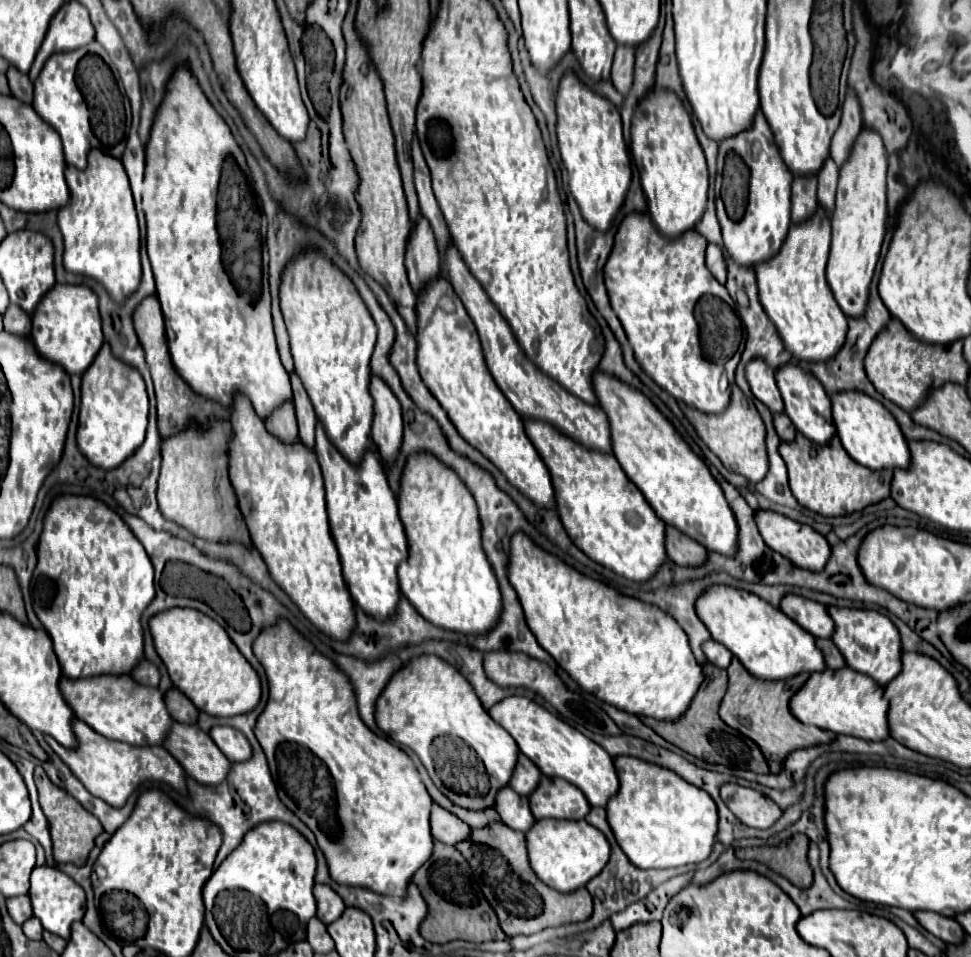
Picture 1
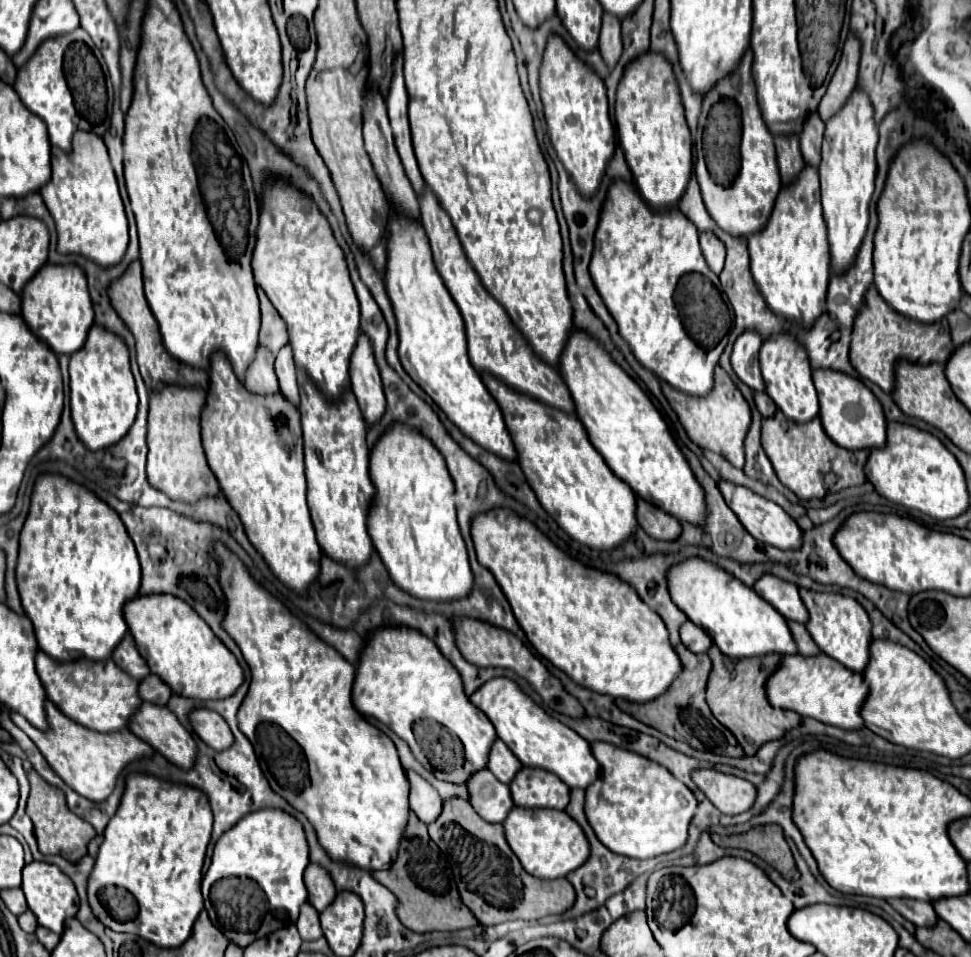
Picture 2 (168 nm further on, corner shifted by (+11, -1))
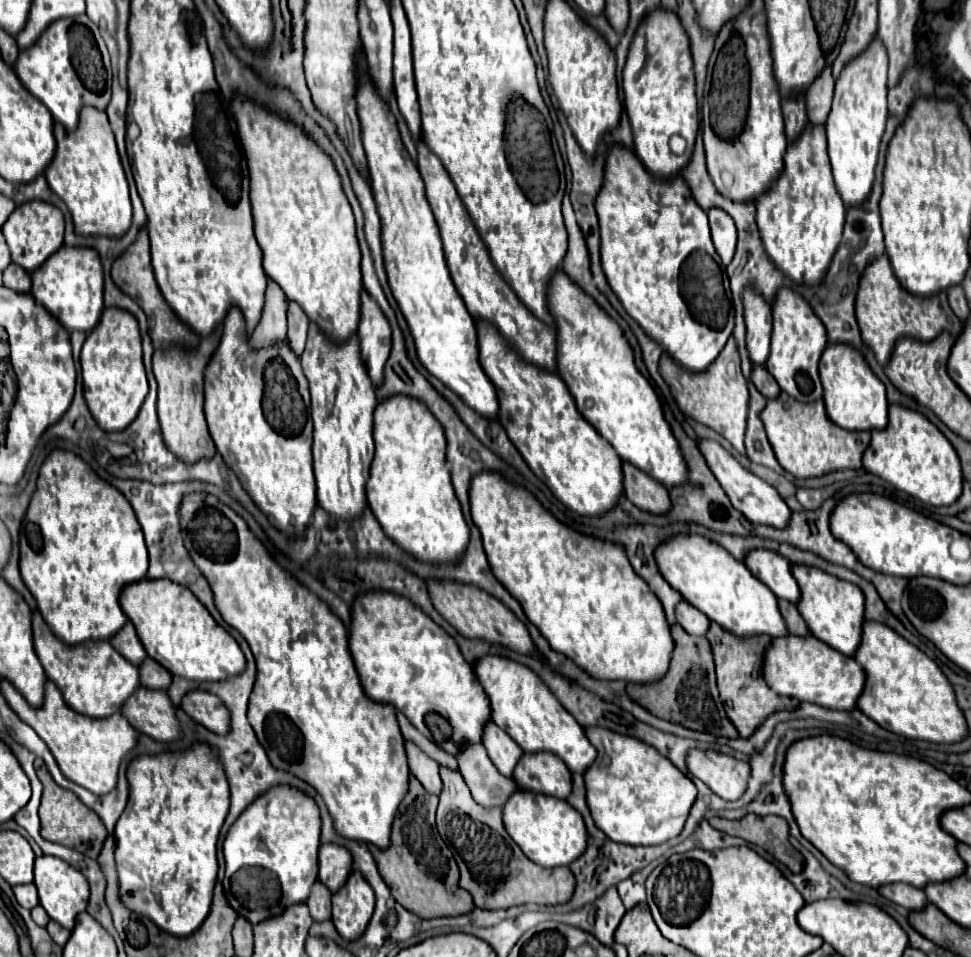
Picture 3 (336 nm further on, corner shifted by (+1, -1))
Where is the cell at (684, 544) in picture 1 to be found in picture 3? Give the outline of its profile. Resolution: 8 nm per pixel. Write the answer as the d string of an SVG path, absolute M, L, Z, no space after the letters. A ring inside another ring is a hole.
M621 461L621 467L623 467L623 491L631 503L649 513L669 511L669 493L665 485L661 485L657 479L649 477L647 473L643 473L641 469L627 461Z

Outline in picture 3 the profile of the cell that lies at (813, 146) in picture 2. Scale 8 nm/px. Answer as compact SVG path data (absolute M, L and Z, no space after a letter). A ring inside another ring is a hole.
M827 65L807 89L807 117L811 123L825 123L833 101L833 85L835 79L831 75L831 67Z

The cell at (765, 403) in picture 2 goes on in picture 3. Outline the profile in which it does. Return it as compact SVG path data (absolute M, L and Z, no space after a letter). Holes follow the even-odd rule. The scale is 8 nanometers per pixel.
M765 365L753 367L753 371L751 371L751 381L753 381L753 385L755 385L767 399L777 397L779 385L777 385L777 381L769 375L769 371L765 369Z

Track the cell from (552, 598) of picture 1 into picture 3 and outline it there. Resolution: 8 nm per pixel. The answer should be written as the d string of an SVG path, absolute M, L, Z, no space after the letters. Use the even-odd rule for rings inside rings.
M497 471L477 473L471 479L469 503L495 577L517 597L529 621L555 651L573 659L589 675L609 681L657 681L669 669L669 653L673 651L669 623L655 593L633 571L623 545L583 535L559 523L525 487L505 481Z

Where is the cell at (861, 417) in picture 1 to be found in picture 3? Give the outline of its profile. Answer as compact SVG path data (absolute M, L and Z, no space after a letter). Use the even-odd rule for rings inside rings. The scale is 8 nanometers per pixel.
M845 343L827 345L819 361L819 375L823 383L823 401L831 421L849 431L875 427L883 429L887 425L889 403L885 397L885 385L877 379L877 375L871 371L871 367L857 349Z

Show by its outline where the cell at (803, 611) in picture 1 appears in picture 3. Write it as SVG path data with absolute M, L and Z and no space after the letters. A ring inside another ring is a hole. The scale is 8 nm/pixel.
M751 549L745 555L743 563L777 597L787 599L791 603L799 601L799 587L793 579L791 565L783 555L779 555L775 551L769 551L769 549Z

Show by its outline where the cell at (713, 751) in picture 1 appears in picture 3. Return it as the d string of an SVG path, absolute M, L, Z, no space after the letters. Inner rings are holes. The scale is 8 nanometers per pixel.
M671 625L671 635L675 641L675 649L671 655L669 671L655 683L627 683L627 693L633 701L643 705L659 719L667 719L671 723L681 723L689 729L707 731L719 737L739 737L737 729L725 715L723 703L719 699L717 683L715 683L715 665L713 653L707 637L695 637L685 633L681 625Z

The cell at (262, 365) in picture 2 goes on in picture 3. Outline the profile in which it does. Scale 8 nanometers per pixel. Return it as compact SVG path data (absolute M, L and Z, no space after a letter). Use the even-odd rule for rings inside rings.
M269 279L267 293L265 293L265 307L263 315L253 329L251 343L253 345L269 345L271 341L279 341L287 337L287 297L273 279Z

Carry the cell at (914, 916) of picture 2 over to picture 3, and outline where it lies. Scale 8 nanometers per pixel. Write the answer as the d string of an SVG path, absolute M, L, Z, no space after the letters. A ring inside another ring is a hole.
M881 885L879 893L885 899L903 905L909 911L923 909L929 903L927 897L925 897L925 893L923 893L923 889L917 889L913 885Z

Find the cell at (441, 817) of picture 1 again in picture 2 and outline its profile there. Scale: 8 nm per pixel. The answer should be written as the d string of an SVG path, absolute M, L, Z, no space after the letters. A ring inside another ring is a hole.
M409 771L407 777L409 777L409 783L411 783L411 797L409 797L411 811L425 825L431 825L433 821L439 819L439 815L443 811L443 801L437 795L437 791L423 777L419 777L413 771Z

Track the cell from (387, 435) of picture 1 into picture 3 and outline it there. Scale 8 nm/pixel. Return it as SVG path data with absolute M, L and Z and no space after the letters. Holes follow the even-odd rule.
M365 289L361 293L361 325L357 335L369 377L375 385L379 385L385 361L391 351L391 325L379 309L377 301Z

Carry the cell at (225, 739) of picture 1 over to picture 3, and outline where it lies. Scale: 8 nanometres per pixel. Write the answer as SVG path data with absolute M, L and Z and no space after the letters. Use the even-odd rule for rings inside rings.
M189 691L181 699L181 709L197 723L215 733L229 731L229 711L221 705L221 699L207 691Z

